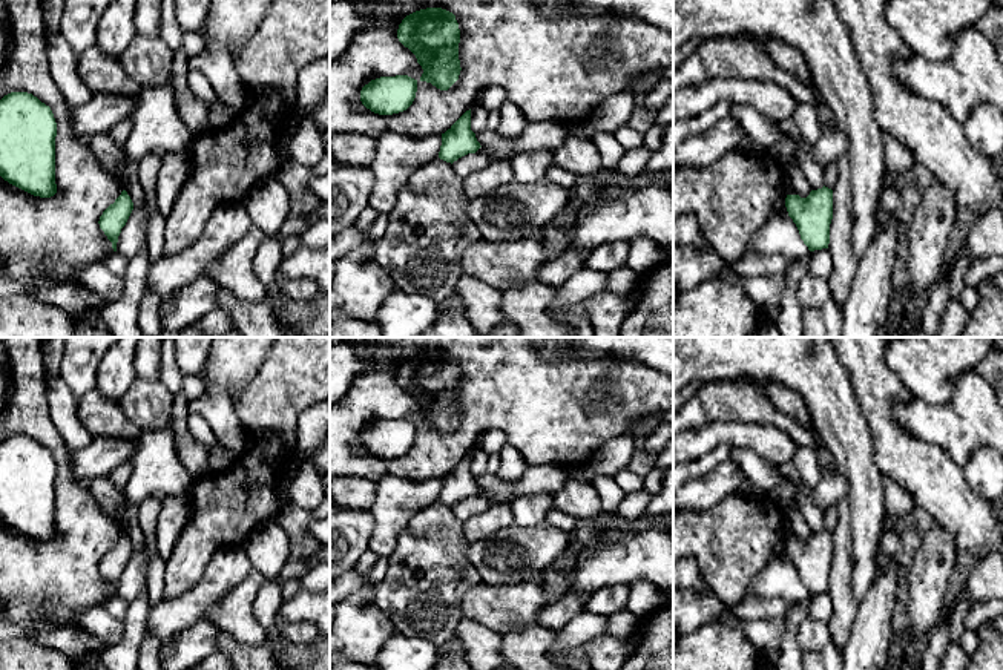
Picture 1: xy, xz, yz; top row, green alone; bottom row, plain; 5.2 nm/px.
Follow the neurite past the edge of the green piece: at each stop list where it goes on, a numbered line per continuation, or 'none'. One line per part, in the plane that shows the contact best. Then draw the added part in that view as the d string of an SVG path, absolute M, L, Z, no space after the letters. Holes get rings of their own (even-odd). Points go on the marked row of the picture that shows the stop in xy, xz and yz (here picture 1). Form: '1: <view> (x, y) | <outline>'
1: xz (540, 62) | M535 0L347 2L365 6L396 5L405 17L426 8L442 8L452 12L460 29L459 60L462 71L459 80L448 90L440 90L431 83L422 81L422 66L417 63L416 55L397 38L399 25L405 17L382 25L373 21L357 34L356 41L350 44L342 55L330 61L330 135L356 132L377 140L383 132L396 132L409 136L445 133L466 110L472 109L478 92L486 86L500 86L508 94L508 100L523 112L528 123L560 121L571 126L587 121L600 103L620 94L632 77L673 66L673 32L656 28L635 15L564 14L544 17L535 8ZM603 34L610 40L612 49L618 58L590 67L587 64L587 49ZM396 75L408 75L417 81L417 92L413 104L406 110L393 115L379 115L367 109L360 101L362 87L371 80Z

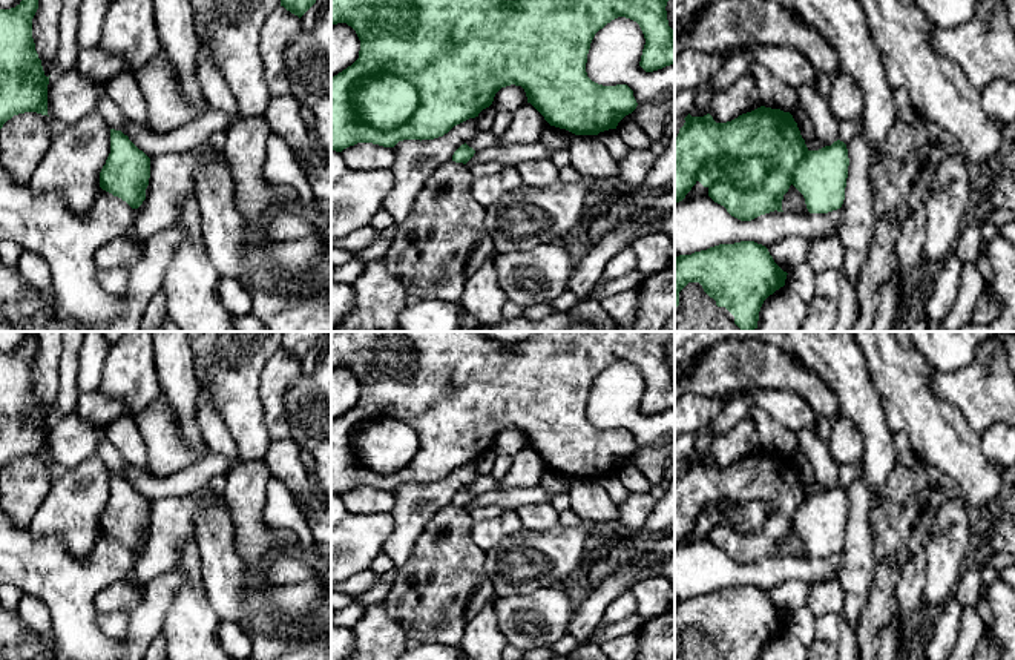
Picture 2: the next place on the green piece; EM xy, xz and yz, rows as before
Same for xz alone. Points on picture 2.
none

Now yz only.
1: yz (696, 312) | M688 282L679 292L679 305L675 307L675 332L742 332L734 316L718 307L699 282Z

